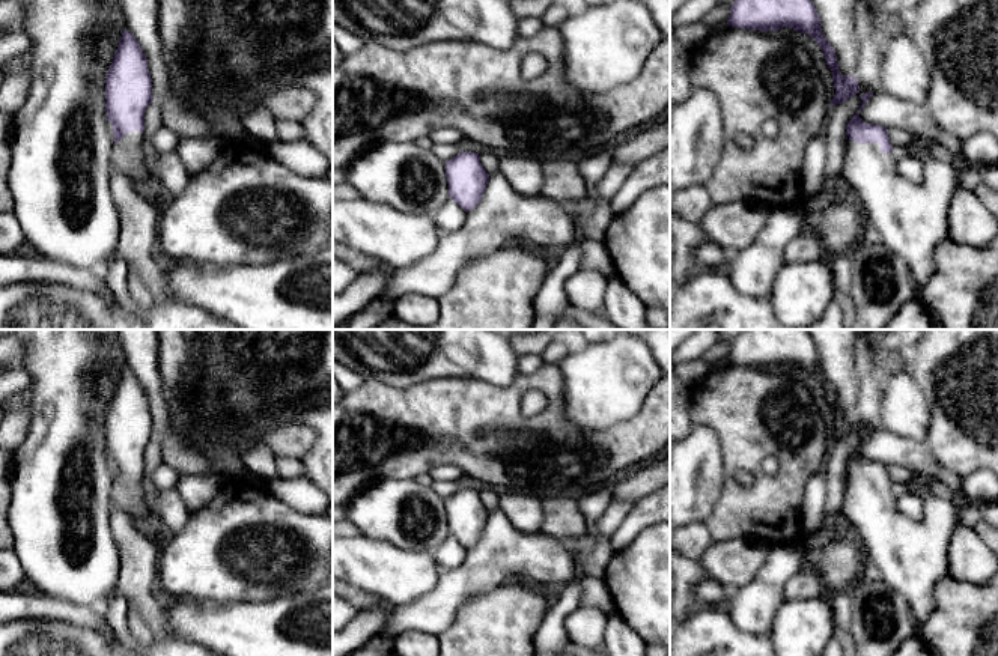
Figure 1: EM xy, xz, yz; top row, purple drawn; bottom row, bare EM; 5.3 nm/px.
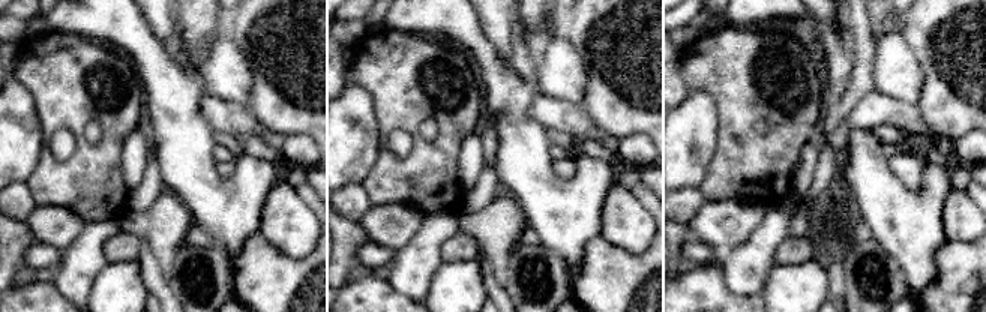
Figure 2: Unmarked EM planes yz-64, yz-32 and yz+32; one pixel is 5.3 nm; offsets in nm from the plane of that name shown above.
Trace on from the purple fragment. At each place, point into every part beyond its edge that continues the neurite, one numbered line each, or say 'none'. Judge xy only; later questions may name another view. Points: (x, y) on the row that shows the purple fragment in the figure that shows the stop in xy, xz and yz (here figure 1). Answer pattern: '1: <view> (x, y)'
1: xy (127, 157)

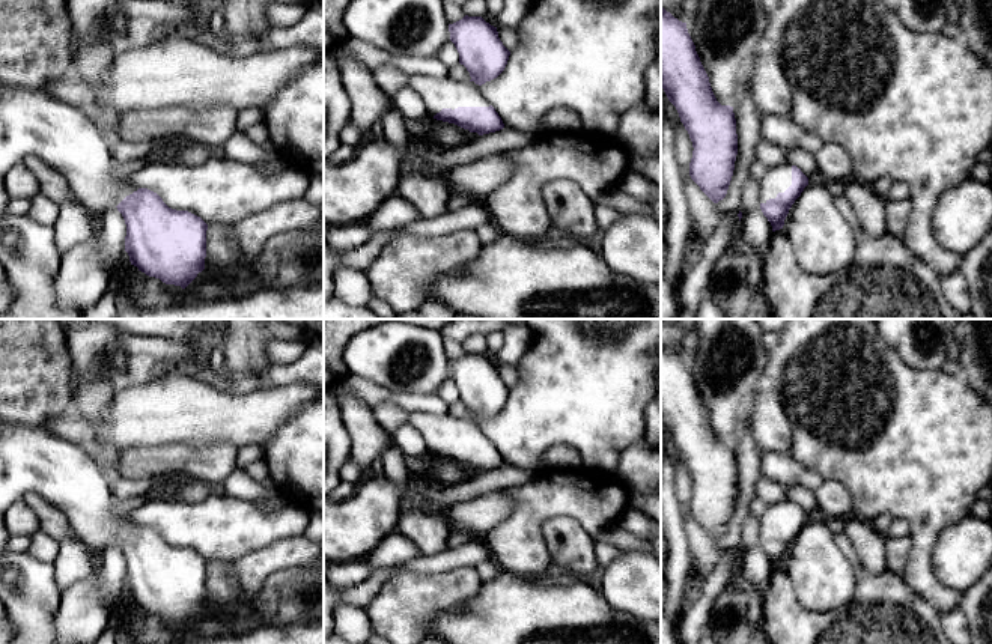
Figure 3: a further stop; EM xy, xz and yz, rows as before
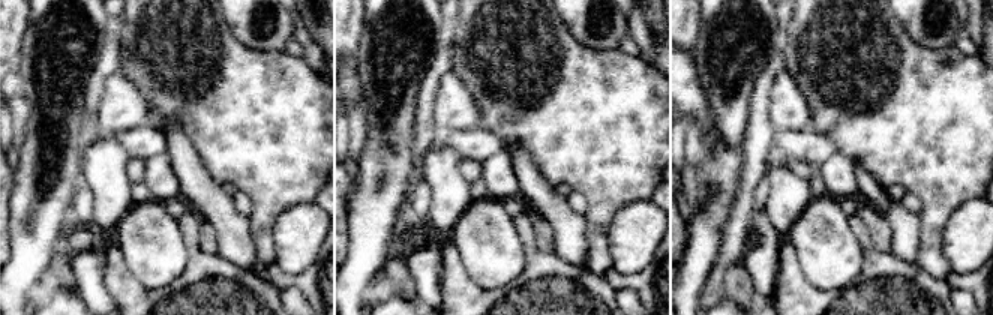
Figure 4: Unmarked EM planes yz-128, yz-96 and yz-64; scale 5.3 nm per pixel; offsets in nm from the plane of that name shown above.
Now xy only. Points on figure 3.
1: xy (32, 122)

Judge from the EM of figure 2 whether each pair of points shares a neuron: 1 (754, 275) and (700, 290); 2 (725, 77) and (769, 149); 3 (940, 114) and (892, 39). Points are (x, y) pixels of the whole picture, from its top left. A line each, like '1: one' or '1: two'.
1: two
2: one
3: two

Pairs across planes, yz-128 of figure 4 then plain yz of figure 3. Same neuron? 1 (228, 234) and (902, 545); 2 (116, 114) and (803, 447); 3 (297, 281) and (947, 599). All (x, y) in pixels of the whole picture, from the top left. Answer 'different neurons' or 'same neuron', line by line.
1: same neuron
2: different neurons
3: different neurons

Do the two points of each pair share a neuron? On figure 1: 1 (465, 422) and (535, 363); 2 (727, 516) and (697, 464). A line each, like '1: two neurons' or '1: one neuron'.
1: two neurons
2: two neurons

